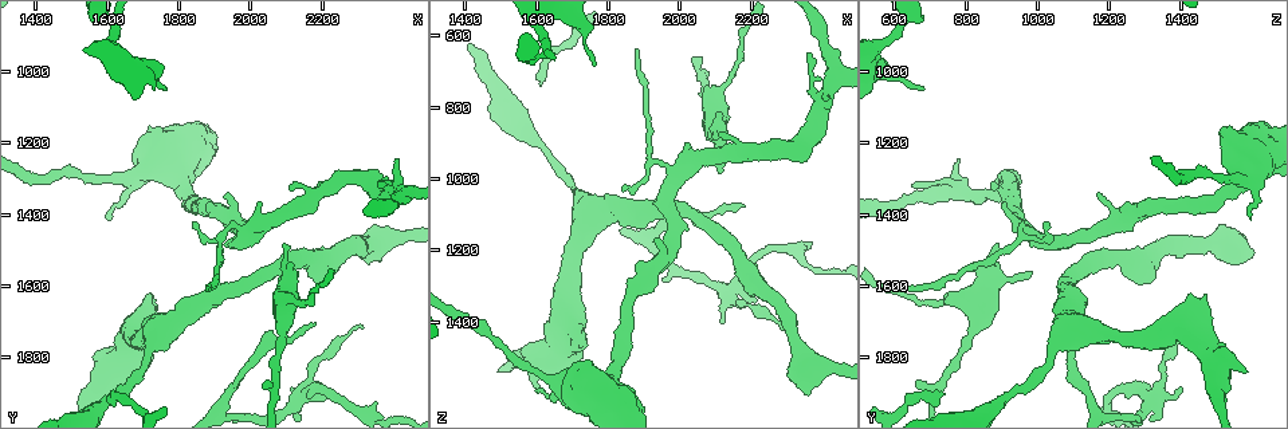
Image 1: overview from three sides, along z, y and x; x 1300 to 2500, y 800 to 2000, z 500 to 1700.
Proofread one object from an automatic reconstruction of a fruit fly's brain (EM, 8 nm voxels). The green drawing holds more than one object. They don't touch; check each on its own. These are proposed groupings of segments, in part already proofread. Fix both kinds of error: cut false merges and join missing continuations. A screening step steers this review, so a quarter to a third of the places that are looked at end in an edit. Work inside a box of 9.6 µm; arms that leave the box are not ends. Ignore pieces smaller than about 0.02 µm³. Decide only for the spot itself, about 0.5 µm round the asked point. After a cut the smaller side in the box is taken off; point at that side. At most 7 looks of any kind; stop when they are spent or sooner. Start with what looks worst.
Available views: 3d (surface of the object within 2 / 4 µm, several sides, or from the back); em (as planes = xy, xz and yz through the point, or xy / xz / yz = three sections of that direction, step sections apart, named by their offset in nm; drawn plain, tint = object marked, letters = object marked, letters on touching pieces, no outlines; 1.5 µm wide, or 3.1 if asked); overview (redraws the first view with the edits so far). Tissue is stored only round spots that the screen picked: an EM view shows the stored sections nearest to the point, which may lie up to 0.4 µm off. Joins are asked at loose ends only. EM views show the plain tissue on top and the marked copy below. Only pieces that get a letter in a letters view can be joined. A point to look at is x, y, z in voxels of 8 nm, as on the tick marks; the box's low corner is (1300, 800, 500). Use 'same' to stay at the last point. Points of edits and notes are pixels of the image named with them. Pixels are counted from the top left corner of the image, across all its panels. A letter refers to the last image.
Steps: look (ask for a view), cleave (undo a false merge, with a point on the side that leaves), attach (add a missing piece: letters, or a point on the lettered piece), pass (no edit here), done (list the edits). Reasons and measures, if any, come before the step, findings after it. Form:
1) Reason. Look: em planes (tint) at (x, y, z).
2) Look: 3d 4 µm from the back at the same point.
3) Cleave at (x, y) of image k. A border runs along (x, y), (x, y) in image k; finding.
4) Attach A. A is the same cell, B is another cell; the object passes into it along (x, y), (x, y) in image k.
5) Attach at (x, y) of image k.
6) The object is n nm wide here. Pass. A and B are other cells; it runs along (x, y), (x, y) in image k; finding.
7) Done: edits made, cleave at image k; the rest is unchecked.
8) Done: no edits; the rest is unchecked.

Branch stops here. Look: em planes (letters) at (2180, 1710, 1080).

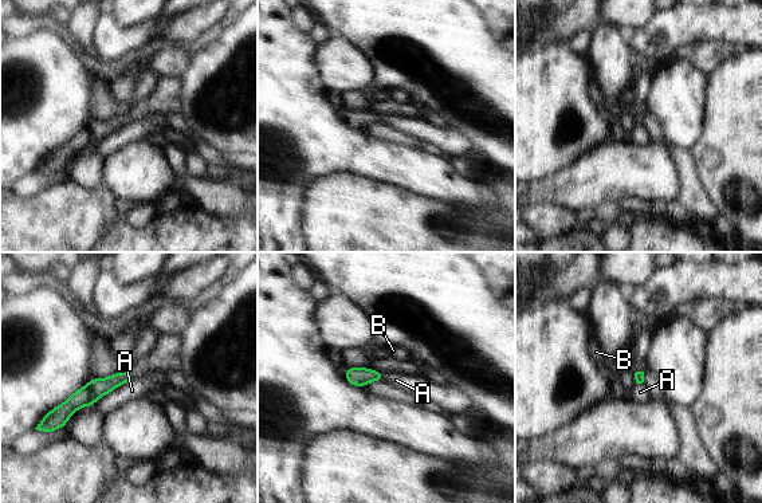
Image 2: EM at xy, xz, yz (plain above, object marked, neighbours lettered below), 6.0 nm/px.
Pass. A and B are other cells; it runs along (130, 373), (81, 397), (61, 423) in image 2; none of them fits.

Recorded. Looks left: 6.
Sudden change in width. Look: em planes (letters) at (2120, 1910, 1330).

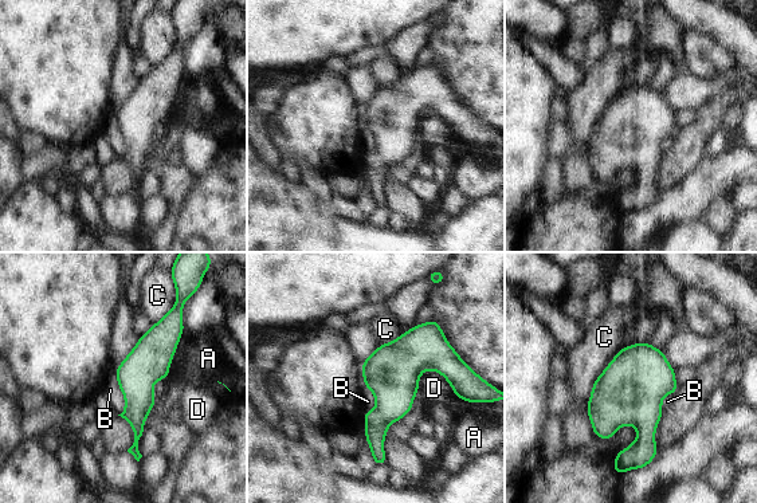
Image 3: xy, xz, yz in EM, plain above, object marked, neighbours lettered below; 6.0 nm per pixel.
Pass. A, B, C and D are other cells; a border runs along (113, 372), (124, 399), (120, 415) in image 3; all the same neuron.

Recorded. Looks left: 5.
An open end. Look: 3d 4 µm at (1850, 1420, 1020).

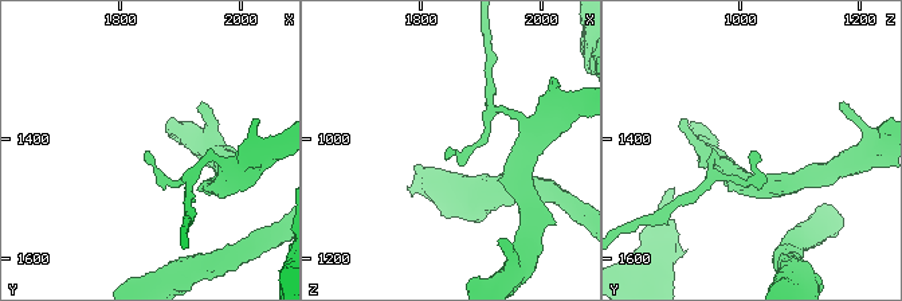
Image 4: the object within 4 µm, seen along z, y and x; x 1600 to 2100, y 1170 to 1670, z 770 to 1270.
Shape alone is not enough. Look: em xy step 4 (letters) at (1845, 1420, 1015).

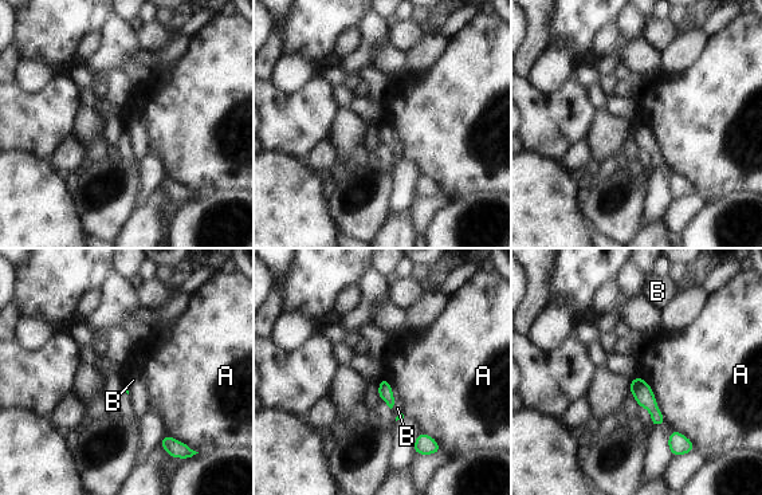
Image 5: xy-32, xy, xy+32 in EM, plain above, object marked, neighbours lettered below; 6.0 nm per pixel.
The longest contact is with A, 340 nm. Pass. A and B are other cells; a border runs along (383, 376), (392, 391), (392, 408) in image 5; none of them fits.

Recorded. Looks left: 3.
Done: no edits; the rest is unchecked.

